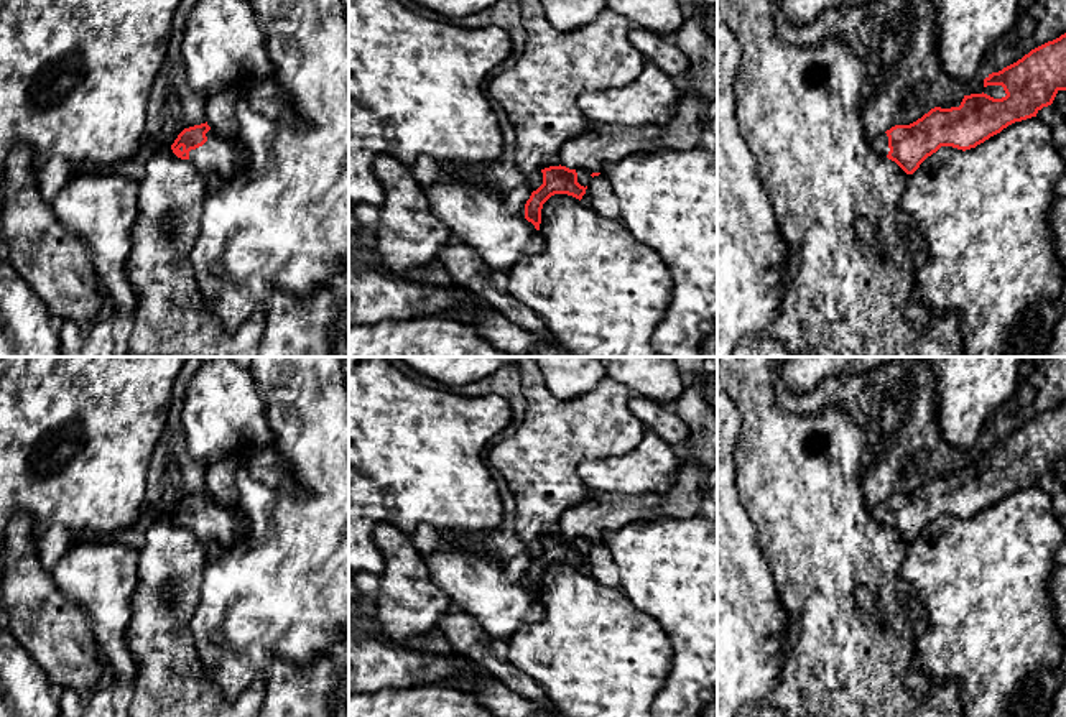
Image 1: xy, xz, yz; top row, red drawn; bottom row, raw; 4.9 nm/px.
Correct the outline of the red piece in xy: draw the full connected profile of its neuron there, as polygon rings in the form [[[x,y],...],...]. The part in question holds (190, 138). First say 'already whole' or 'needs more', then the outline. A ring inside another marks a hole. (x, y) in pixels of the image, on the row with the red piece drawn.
needs more; [[[207,122],[184,128],[171,150],[178,158],[189,160],[201,173],[216,171],[224,181],[248,168],[239,160],[234,143],[214,133]]]

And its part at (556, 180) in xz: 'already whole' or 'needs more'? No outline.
needs more

